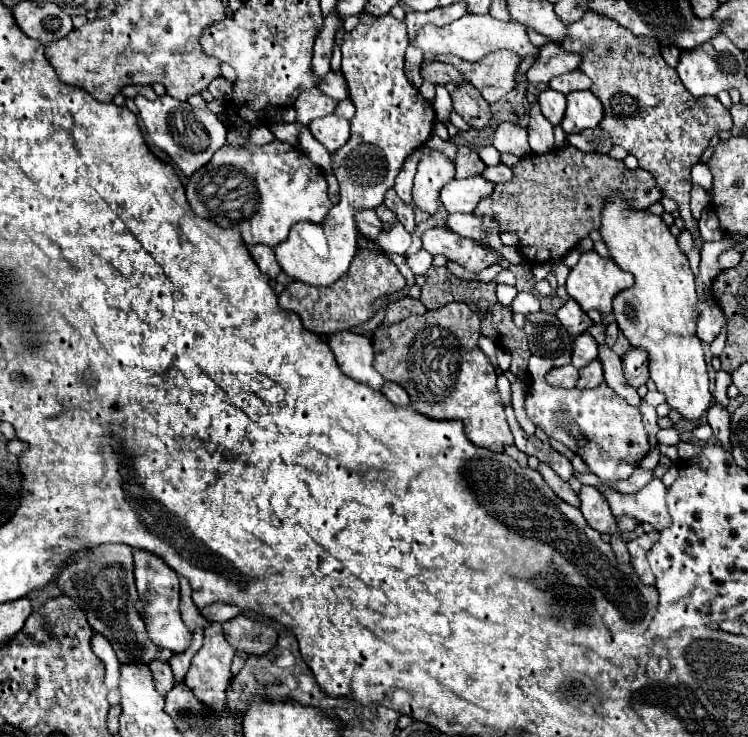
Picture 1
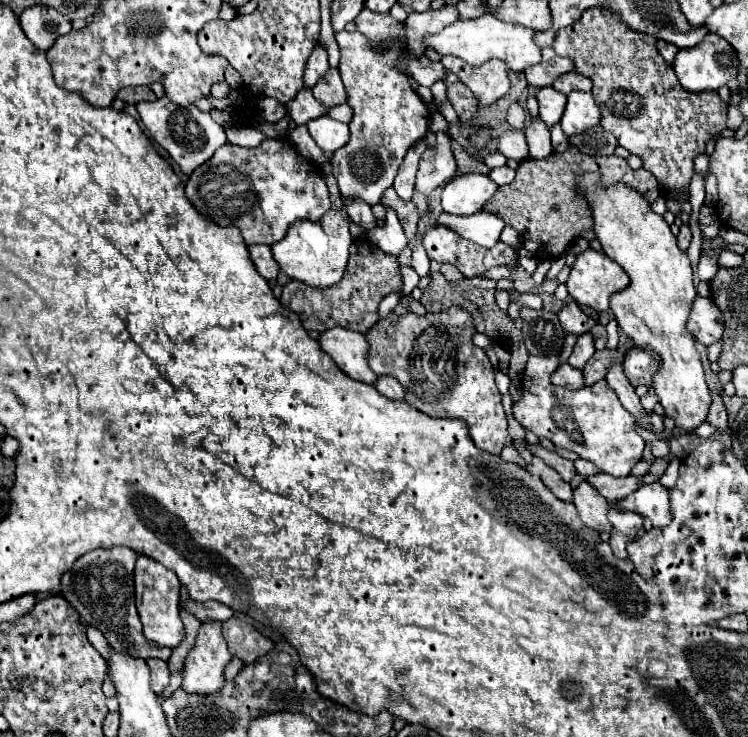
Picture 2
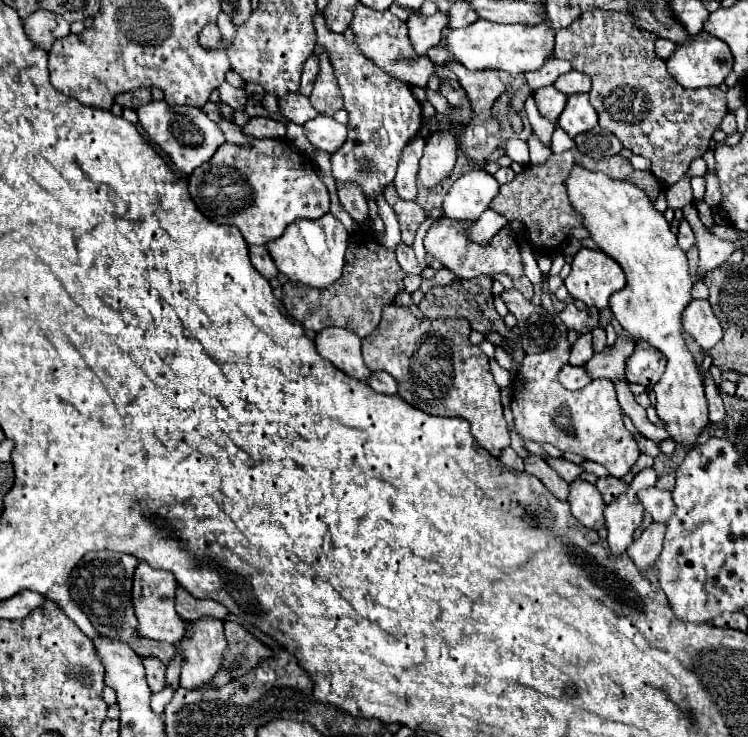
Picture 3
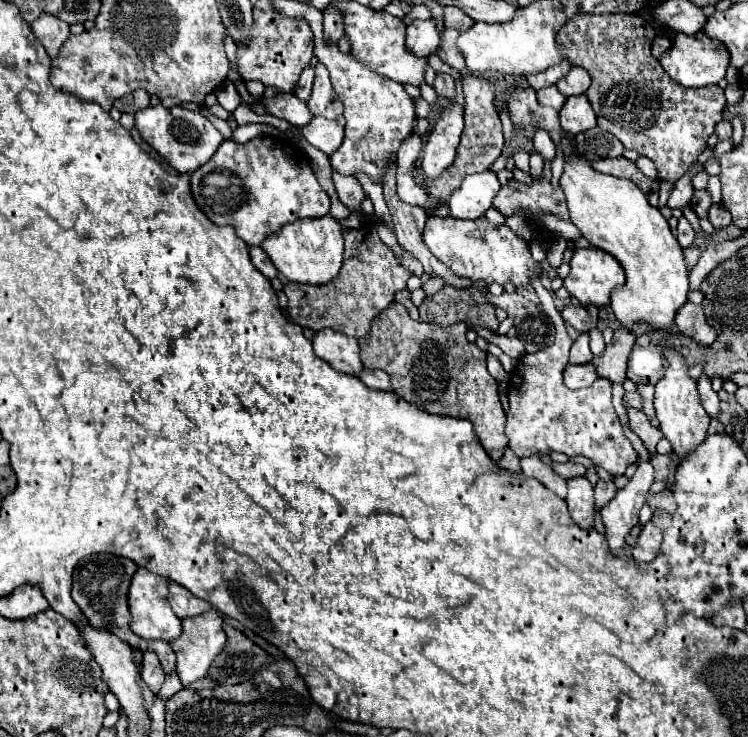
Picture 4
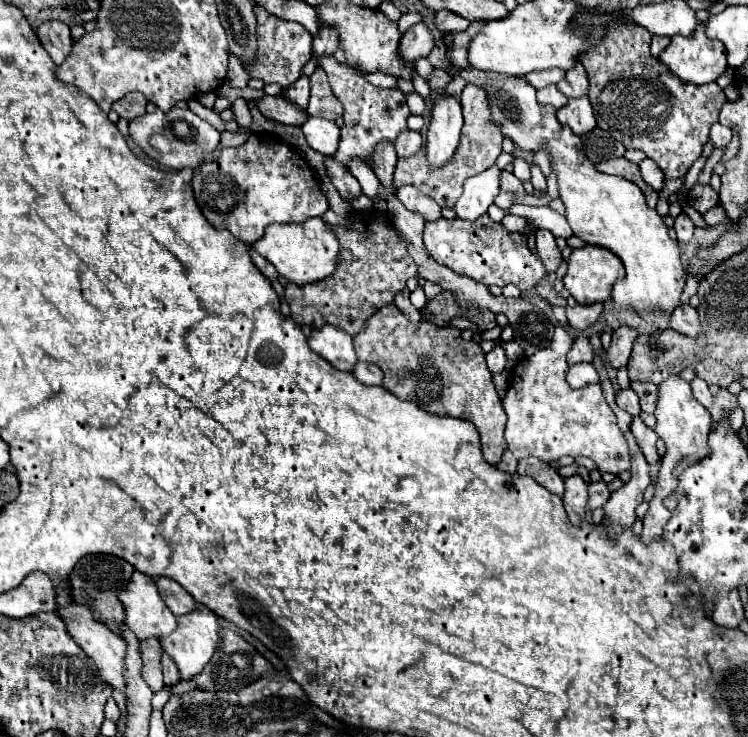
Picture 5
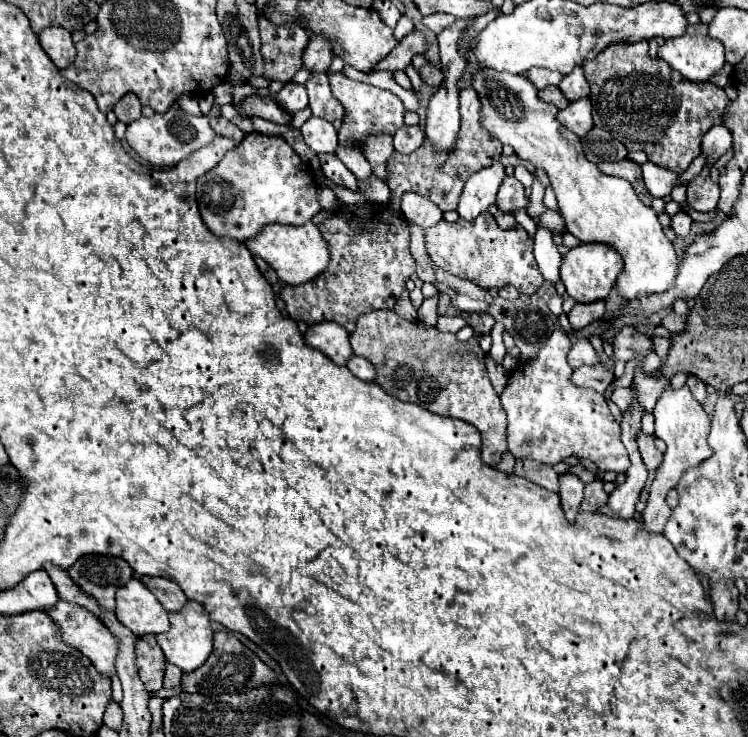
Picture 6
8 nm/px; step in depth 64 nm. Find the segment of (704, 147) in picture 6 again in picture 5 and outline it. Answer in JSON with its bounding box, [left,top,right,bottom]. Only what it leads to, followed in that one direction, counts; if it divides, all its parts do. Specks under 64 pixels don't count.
[710,124,732,148]

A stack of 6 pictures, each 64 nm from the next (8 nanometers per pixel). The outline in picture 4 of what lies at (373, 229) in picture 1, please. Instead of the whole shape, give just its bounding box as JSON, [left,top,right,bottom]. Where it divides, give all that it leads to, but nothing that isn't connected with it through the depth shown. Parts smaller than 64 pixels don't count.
[332,170,364,212]

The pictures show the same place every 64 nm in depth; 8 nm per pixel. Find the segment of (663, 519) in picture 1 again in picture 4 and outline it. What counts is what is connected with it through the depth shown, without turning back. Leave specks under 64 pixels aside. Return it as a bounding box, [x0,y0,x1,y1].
[648,490,677,512]

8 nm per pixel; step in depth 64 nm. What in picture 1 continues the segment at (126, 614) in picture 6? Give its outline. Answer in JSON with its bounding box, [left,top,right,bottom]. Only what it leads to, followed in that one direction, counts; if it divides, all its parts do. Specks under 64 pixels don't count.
[134,550,192,652]

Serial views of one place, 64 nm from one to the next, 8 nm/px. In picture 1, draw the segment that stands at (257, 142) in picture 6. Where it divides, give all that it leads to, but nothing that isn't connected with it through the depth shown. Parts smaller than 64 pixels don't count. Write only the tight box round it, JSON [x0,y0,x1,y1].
[186,140,332,246]

